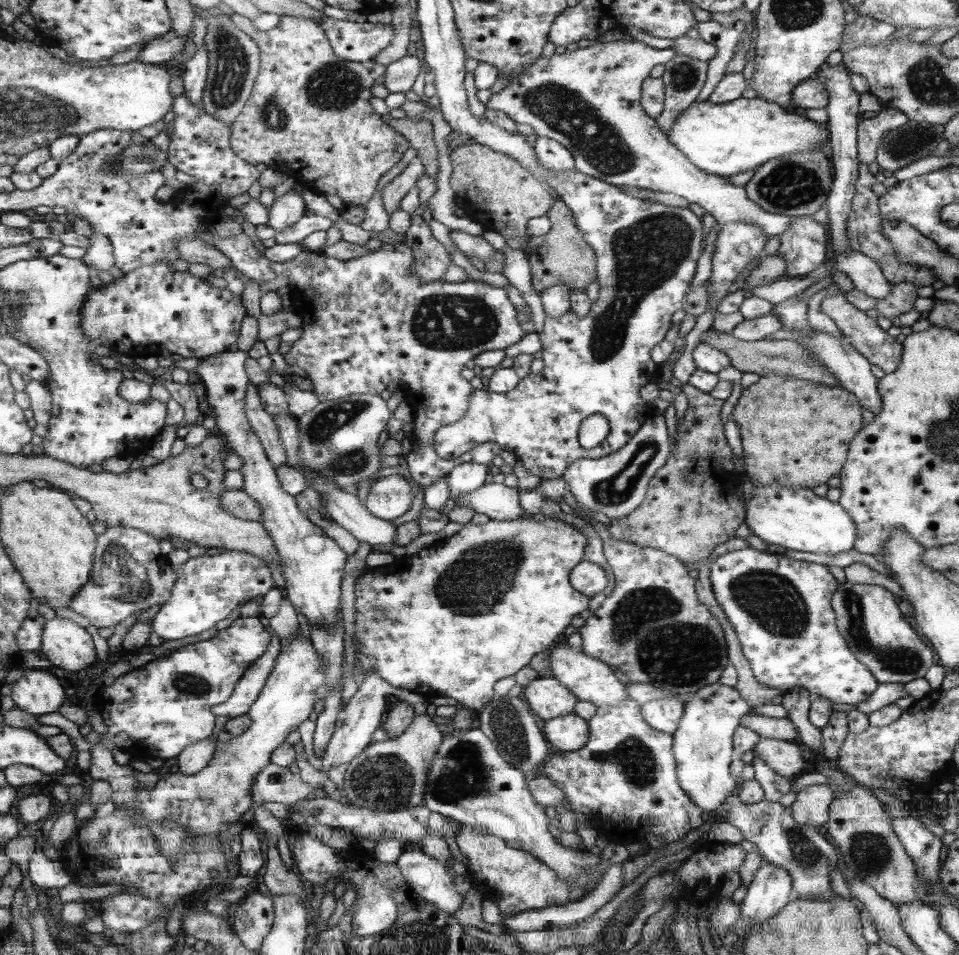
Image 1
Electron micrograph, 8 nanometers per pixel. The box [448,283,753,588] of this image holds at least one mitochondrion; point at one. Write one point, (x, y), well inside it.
(611, 492)

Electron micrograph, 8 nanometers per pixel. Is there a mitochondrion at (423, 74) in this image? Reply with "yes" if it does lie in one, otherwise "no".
no

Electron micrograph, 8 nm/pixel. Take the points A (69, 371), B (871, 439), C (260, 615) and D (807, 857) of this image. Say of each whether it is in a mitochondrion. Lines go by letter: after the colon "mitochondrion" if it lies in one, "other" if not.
A: other
B: other
C: other
D: mitochondrion

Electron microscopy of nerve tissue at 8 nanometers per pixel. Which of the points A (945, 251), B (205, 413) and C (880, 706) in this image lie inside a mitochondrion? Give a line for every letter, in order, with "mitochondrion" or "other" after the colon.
A: other
B: other
C: other

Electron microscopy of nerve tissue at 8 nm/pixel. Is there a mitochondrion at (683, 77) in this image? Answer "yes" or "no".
yes

